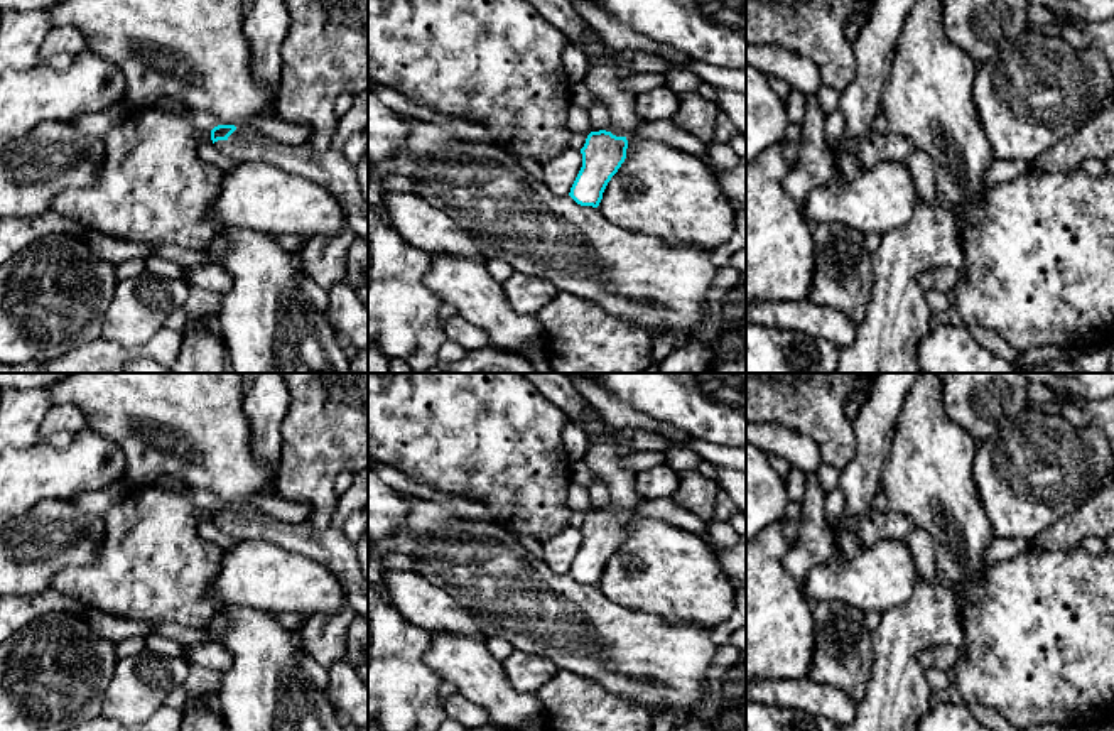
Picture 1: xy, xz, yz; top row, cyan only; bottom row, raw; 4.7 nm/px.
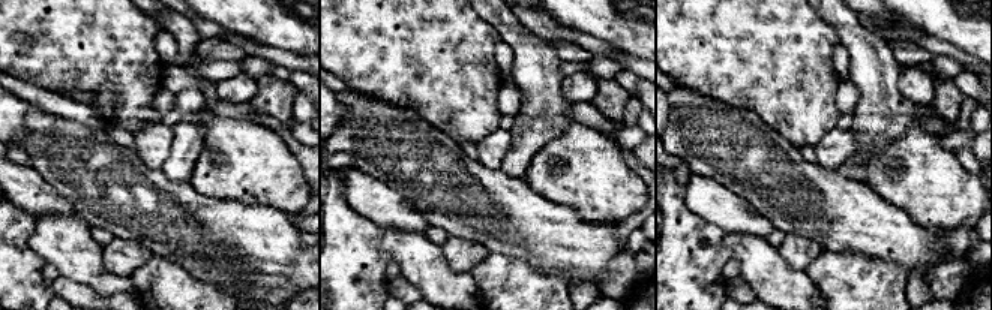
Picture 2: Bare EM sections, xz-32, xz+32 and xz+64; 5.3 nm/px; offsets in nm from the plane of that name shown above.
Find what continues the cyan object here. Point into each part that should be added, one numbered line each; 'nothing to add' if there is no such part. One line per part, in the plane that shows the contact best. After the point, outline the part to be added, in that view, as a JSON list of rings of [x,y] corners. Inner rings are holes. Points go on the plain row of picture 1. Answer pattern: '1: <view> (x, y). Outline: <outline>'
1: xy (329, 547). Outline: [[[236,505],[226,518],[213,523],[236,542],[263,540],[319,562],[339,579],[346,603],[358,615],[368,616],[368,581],[356,547],[343,530],[317,528],[307,522],[285,523],[248,505]]]

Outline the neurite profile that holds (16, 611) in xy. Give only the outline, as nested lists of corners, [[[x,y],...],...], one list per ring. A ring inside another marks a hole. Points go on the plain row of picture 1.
[[[52,589],[32,598],[0,596],[0,643],[32,620],[47,613],[68,613],[84,620],[88,606]]]

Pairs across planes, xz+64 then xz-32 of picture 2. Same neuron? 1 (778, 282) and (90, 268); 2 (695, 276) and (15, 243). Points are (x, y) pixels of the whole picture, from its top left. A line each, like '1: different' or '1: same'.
1: same
2: same

